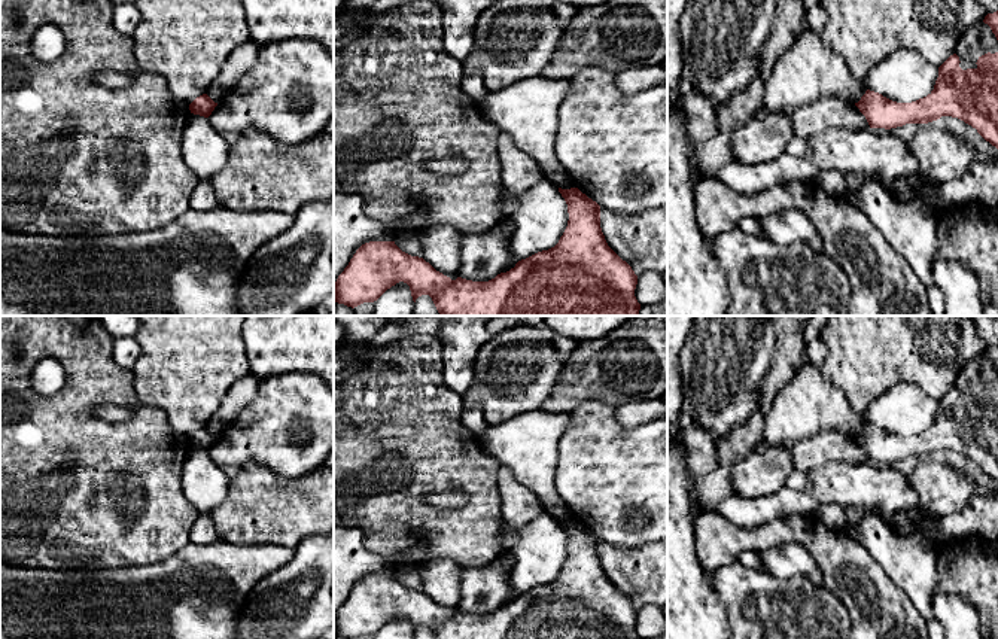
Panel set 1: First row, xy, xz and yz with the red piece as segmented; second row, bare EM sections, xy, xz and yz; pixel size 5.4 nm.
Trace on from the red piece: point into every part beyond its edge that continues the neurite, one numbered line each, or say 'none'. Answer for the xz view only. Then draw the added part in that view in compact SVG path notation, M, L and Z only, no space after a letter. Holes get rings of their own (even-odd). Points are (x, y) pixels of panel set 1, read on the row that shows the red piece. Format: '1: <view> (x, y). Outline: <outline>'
none

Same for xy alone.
none

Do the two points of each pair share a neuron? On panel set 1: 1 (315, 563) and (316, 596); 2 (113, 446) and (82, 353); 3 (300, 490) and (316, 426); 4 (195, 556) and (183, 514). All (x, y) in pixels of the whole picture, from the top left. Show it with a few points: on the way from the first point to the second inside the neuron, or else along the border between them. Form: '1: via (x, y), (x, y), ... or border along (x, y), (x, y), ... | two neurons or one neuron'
1: via (315, 571), (315, 589) | one neuron
2: via (91, 423), (82, 414), (82, 376) | one neuron
3: border along (268, 468), (283, 477), (306, 477) | two neurons
4: border along (189, 539), (173, 554), (161, 560) | two neurons

